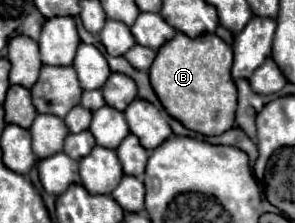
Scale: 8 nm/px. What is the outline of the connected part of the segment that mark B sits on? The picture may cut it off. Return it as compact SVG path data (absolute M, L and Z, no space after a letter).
M178 32L158 50L150 68L150 84L172 118L198 134L218 136L234 126L236 86L230 68L232 48L222 38L216 34L188 38Z

